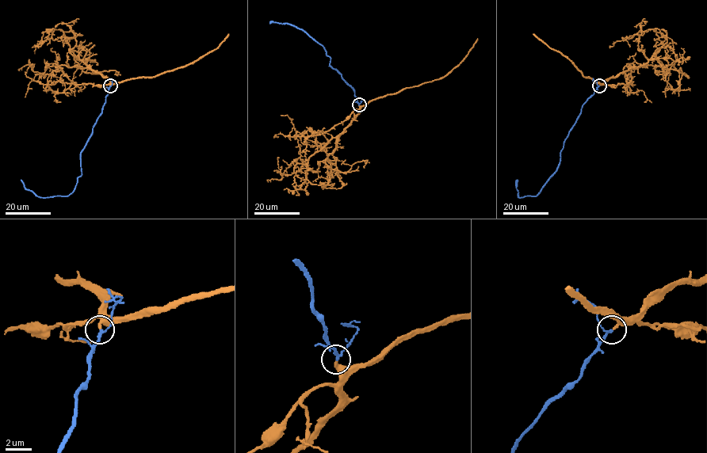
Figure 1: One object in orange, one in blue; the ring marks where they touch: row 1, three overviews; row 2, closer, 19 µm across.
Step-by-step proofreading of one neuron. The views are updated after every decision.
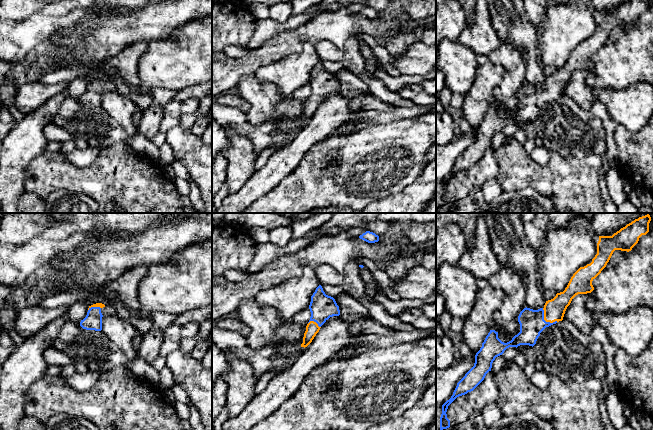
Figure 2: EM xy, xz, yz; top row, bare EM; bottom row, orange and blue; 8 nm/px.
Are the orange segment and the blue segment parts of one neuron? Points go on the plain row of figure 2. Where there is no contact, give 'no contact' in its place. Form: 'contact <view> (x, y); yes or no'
contact yz (545, 96); yes

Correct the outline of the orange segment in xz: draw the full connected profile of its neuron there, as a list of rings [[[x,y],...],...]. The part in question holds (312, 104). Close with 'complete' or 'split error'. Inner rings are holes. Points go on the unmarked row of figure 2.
[[[321,61],[316,64],[315,68],[311,72],[309,85],[311,93],[306,102],[303,119],[301,120],[301,123],[304,124],[312,118],[321,102],[330,93],[340,91],[339,82],[337,81],[335,75],[326,71]]]; split error

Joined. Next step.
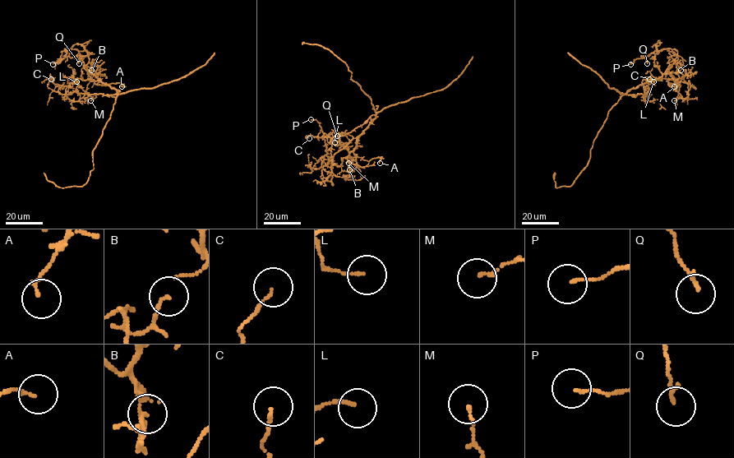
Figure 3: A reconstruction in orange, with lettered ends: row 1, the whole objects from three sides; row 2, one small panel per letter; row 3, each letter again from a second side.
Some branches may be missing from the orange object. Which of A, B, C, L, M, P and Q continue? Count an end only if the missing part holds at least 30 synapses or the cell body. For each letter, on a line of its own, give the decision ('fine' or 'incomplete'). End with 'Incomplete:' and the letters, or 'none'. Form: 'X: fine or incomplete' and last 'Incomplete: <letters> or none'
A: fine
B: fine
C: fine
L: fine
M: fine
P: fine
Q: fine
Incomplete: none

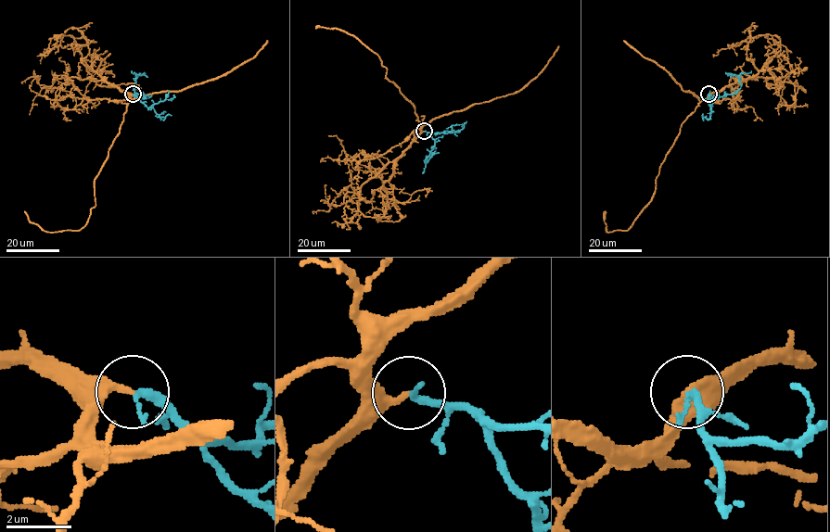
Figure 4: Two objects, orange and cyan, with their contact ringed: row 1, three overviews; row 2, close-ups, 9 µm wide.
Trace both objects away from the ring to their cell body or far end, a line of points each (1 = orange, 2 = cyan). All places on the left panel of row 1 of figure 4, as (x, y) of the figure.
1: (133, 94), (119, 132), (94, 181), (95, 206), (86, 223), (78, 230), (48, 232), (31, 221), (24, 211)
2: (133, 94), (143, 98), (134, 87), (140, 73), (135, 72)

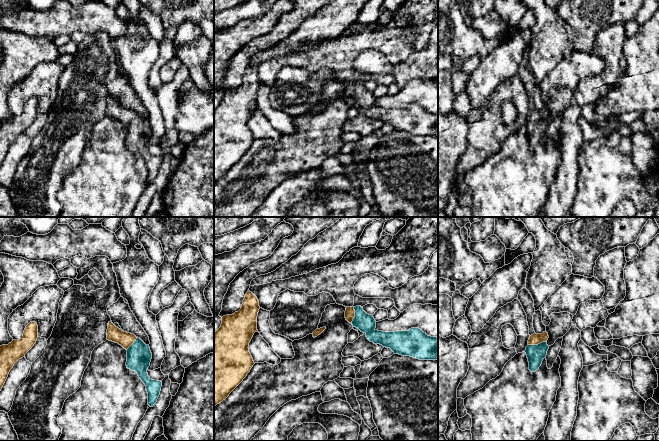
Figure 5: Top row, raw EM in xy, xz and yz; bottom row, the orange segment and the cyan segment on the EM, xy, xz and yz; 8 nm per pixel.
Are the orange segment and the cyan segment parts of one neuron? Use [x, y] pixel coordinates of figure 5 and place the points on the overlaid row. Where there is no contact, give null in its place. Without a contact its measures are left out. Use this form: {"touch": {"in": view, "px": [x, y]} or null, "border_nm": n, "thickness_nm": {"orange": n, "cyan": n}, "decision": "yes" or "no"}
{"touch": {"in": "yz", "px": [537, 344]}, "border_nm": 160, "thickness_nm": {"orange": 90, "cyan": 140}, "decision": "yes"}

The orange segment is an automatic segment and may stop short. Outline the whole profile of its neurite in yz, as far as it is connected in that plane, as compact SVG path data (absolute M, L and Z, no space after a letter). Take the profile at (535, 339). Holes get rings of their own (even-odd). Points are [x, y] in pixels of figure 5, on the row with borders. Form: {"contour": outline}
{"contour": "M546 331L542 334L534 333L530 336L525 353L528 358L529 370L531 372L538 370L543 359L546 357L549 349L549 346L547 345L548 338L549 336Z"}

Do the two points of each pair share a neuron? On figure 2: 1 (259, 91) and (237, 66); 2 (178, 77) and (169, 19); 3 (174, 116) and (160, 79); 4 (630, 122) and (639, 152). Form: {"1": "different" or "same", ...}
{"1": "different", "2": "different", "3": "different", "4": "different"}

